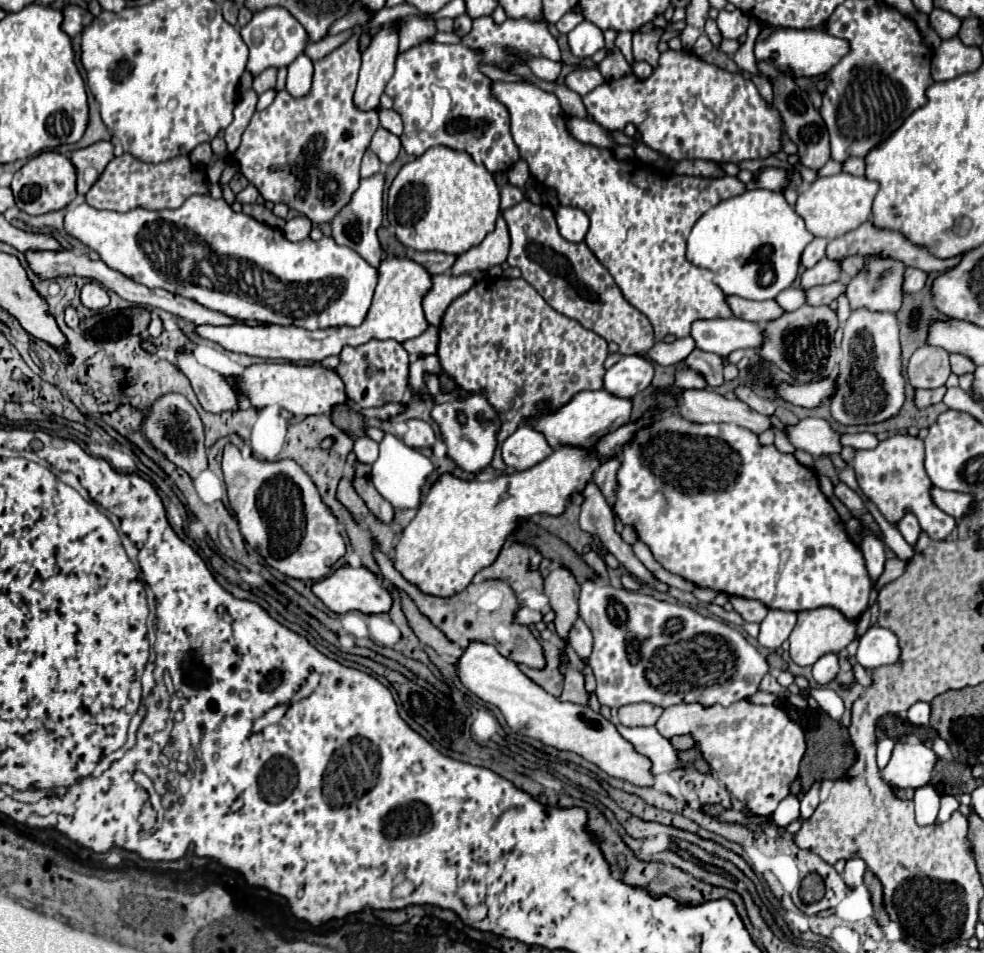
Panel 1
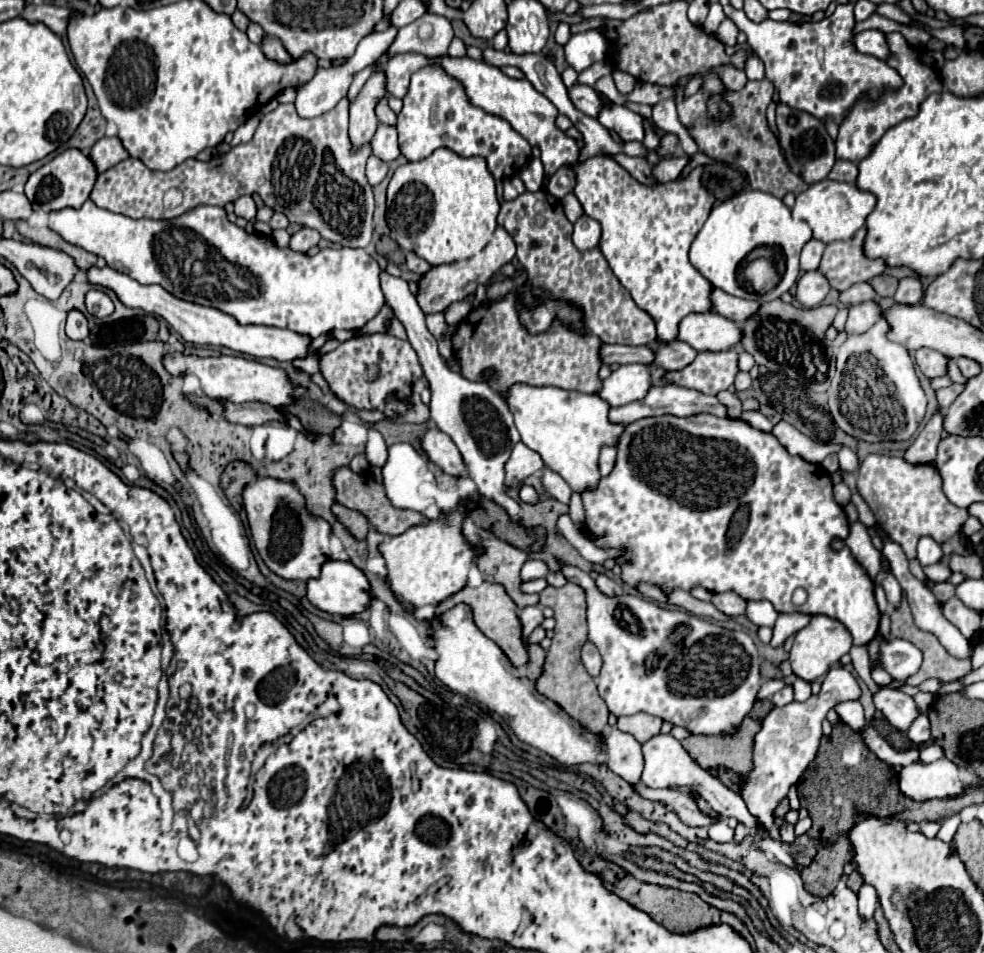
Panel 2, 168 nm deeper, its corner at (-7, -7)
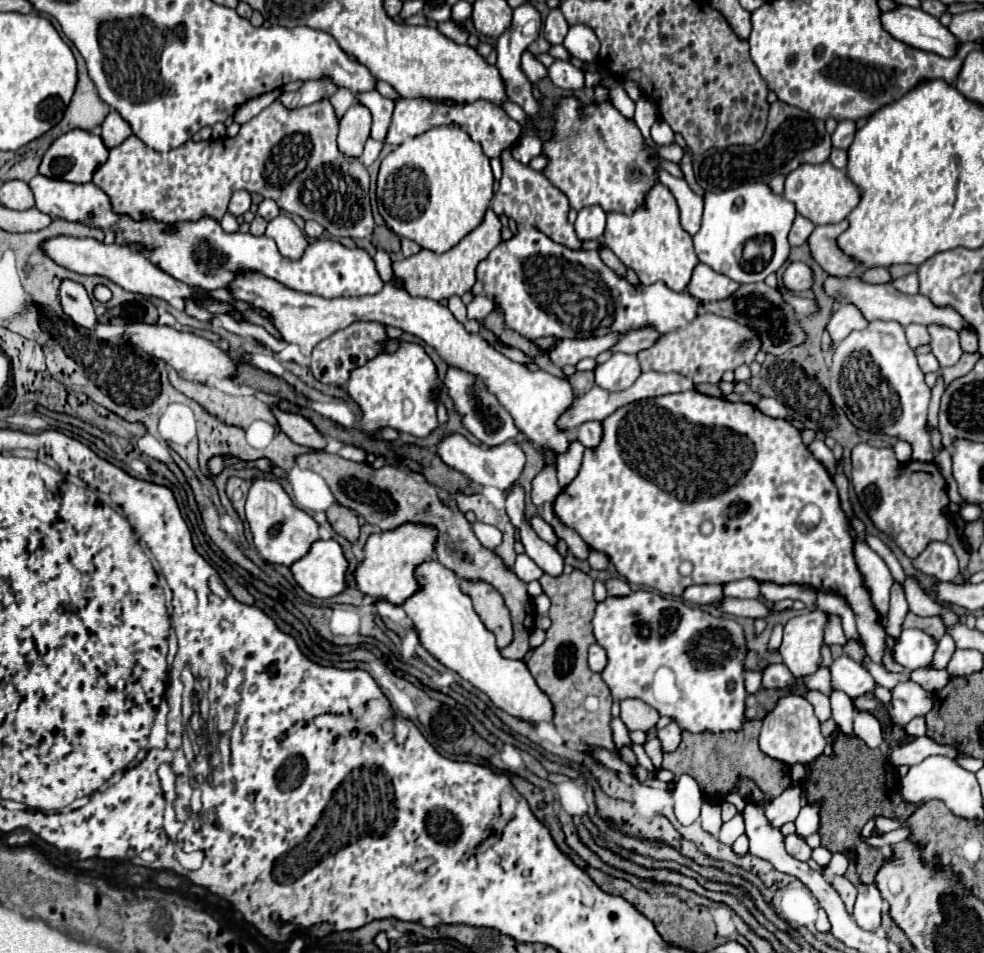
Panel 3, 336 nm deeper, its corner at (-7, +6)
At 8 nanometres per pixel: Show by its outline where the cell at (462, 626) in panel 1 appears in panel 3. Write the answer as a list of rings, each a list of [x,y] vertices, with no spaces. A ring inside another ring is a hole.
[[[461,579],[459,587],[461,587],[461,591],[465,591],[471,597],[475,611],[481,617],[481,621],[487,625],[487,629],[495,633],[497,647],[499,649],[507,647],[513,641],[513,627],[511,627],[509,609],[505,605],[501,593],[485,581]]]

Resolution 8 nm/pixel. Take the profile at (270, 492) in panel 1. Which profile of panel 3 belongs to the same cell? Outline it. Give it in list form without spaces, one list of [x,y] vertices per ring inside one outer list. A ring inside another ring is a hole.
[[[255,479],[249,495],[247,495],[247,505],[245,505],[247,521],[253,533],[253,543],[261,557],[269,563],[277,565],[287,565],[291,567],[315,541],[319,541],[319,525],[317,521],[307,515],[305,511],[297,509],[289,497],[289,493],[281,487],[279,481],[275,479]]]

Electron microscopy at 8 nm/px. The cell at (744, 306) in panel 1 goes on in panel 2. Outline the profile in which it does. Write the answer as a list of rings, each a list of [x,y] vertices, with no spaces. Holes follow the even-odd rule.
[[[713,288],[709,298],[711,298],[711,308],[717,314],[721,314],[721,316],[737,322],[737,324],[743,324],[759,308],[759,302],[731,296],[731,294],[727,294],[727,292],[719,290],[719,288]]]

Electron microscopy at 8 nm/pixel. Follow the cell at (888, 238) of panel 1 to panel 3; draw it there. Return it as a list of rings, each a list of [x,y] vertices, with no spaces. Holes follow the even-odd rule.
[[[849,221],[837,225],[821,225],[809,237],[809,247],[813,259],[833,277],[849,277],[859,265],[853,257],[845,255],[837,245],[837,237],[847,229]]]

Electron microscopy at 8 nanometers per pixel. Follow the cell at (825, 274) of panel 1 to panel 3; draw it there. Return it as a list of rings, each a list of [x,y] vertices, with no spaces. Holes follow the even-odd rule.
[[[791,263],[783,273],[783,285],[795,293],[809,291],[813,287],[813,269],[807,263]]]

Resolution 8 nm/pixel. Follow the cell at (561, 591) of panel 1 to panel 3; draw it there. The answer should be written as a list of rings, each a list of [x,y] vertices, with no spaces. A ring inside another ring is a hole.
[[[575,569],[569,575],[561,577],[551,577],[543,575],[539,579],[543,593],[551,599],[551,627],[547,629],[547,639],[543,645],[533,649],[533,655],[527,661],[527,667],[531,675],[535,677],[537,685],[549,695],[549,699],[555,705],[555,727],[559,735],[565,741],[571,741],[575,745],[595,745],[595,747],[605,747],[609,751],[615,751],[613,739],[611,739],[611,693],[607,685],[603,683],[599,673],[593,673],[587,665],[587,647],[595,643],[593,631],[591,631],[591,619],[595,611],[595,597],[593,597],[593,579],[579,569]],[[587,577],[587,607],[581,597],[581,589],[585,585]],[[595,695],[599,699],[599,709],[597,711],[587,711],[585,697]]]

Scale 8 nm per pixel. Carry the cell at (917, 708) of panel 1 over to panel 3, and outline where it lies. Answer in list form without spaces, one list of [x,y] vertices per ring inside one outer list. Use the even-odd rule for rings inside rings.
[[[915,717],[913,721],[909,721],[909,723],[905,725],[905,731],[907,731],[907,735],[911,735],[911,737],[921,737],[921,735],[925,735],[925,731],[927,731],[927,727],[925,727],[925,717]]]

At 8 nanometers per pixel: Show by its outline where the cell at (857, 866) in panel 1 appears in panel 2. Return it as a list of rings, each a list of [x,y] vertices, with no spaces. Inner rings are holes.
[[[863,884],[859,890],[859,916],[861,916],[861,920],[873,922],[873,912],[877,906],[879,906],[879,900],[877,900],[875,888]]]

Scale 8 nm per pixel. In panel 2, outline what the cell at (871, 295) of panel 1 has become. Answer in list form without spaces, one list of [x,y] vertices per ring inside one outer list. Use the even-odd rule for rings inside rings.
[[[861,302],[849,308],[849,318],[845,324],[847,334],[863,334],[871,328],[873,322],[879,320],[879,306],[875,302]]]

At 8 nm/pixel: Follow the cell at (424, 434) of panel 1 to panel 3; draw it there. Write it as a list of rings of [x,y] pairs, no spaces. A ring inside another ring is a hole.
[[[451,433],[445,435],[439,445],[437,445],[437,455],[453,469],[461,471],[463,475],[467,475],[473,483],[477,485],[493,485],[501,491],[511,489],[511,485],[519,479],[523,467],[525,467],[525,453],[523,449],[519,449],[519,445],[515,441],[507,441],[503,445],[497,445],[493,449],[485,449],[481,445],[473,445],[471,441],[467,441],[461,433]]]

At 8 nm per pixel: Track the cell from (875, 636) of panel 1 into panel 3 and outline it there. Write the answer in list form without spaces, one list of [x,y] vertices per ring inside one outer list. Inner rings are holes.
[[[903,629],[899,635],[899,641],[893,645],[893,659],[903,665],[905,669],[921,669],[927,667],[933,659],[937,645],[935,641],[923,633],[921,629]]]

